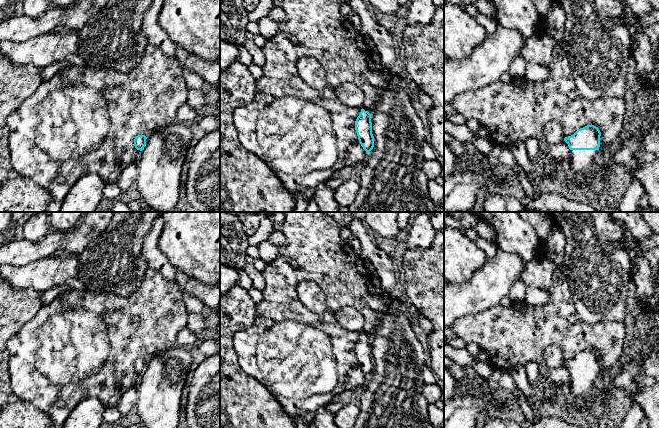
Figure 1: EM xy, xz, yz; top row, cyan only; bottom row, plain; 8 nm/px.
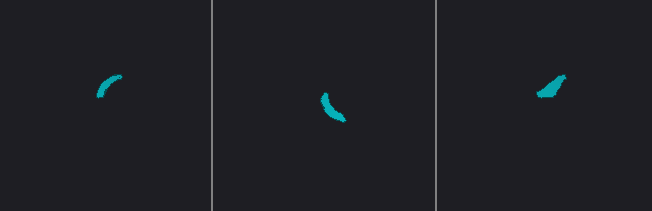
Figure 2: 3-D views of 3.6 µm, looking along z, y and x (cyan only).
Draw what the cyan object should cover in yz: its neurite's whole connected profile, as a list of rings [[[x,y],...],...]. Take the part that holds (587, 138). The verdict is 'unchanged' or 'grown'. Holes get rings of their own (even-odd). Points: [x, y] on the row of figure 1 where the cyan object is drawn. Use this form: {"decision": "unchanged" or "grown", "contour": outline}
{"decision": "grown", "contour": [[[588,125],[564,138],[571,153],[569,166],[565,171],[567,179],[574,180],[589,172],[593,164],[593,157],[600,147],[600,136],[601,132],[598,127]]]}

